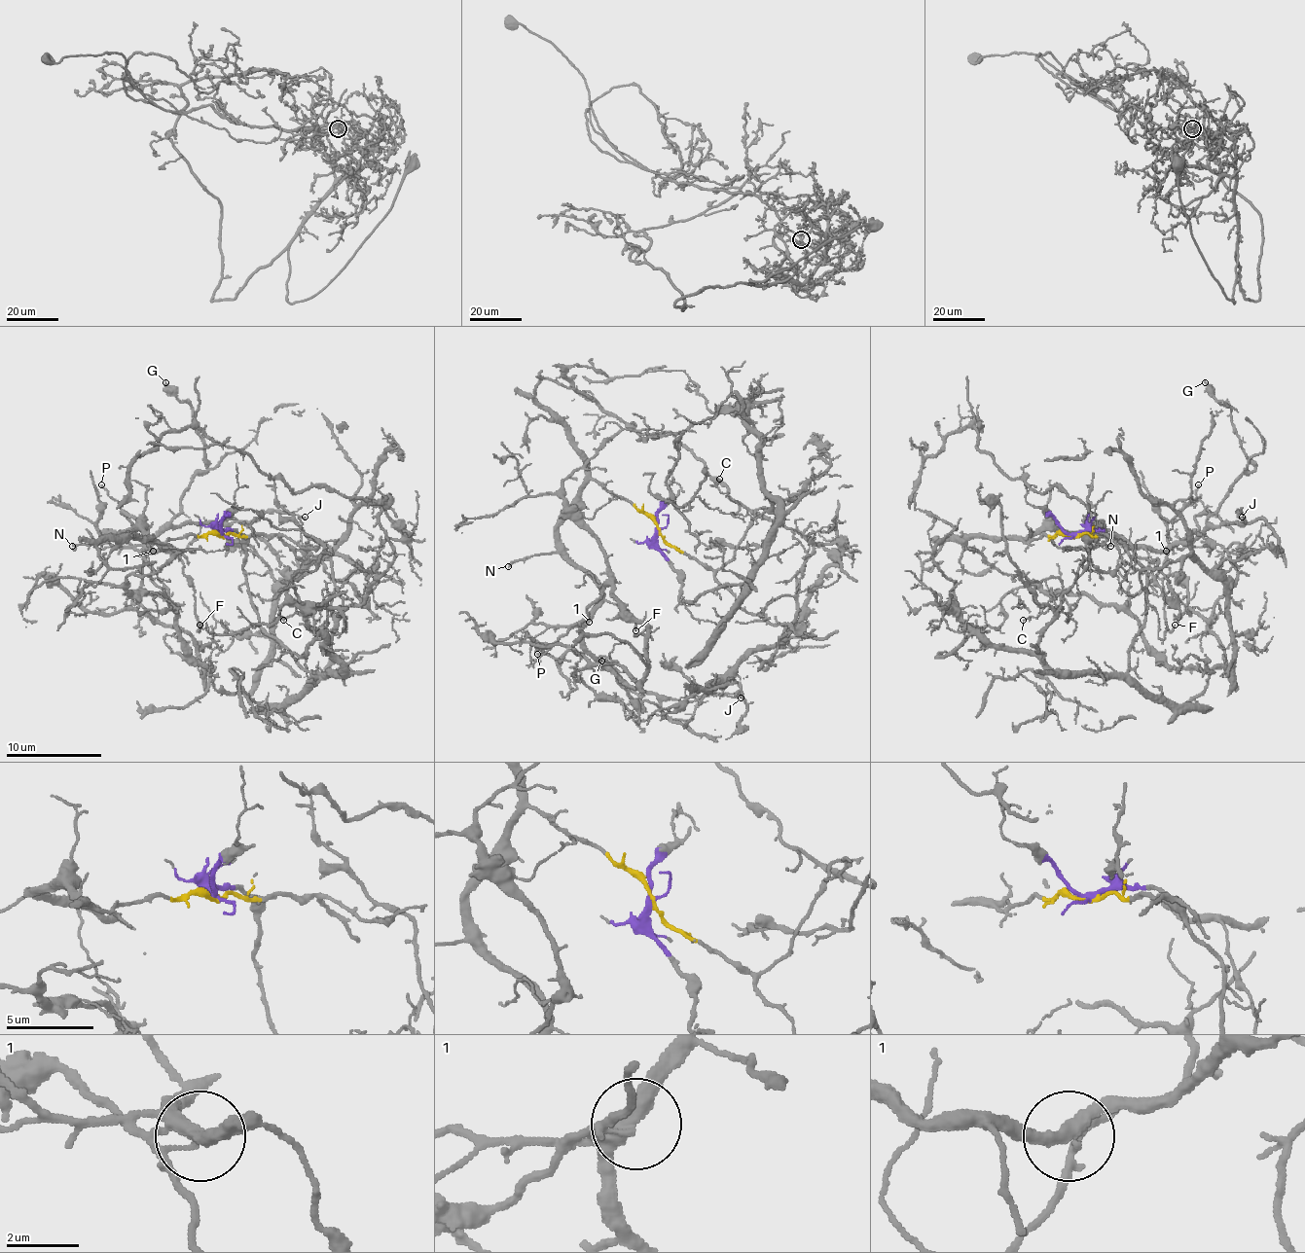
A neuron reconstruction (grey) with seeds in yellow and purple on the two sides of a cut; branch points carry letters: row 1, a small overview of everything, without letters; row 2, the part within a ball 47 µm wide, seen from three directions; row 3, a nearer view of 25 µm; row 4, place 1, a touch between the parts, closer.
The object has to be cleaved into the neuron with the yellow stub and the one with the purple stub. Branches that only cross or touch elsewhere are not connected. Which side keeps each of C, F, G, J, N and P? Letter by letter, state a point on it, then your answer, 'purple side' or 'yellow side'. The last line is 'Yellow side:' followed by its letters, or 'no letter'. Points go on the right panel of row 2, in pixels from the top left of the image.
C: (1023, 620) | purple side
F: (1175, 625) | yellow side
G: (1205, 382) | yellow side
J: (1242, 517) | yellow side
N: (1110, 546) | yellow side
P: (1198, 484) | yellow side
Yellow side: F, G, J, N, P

